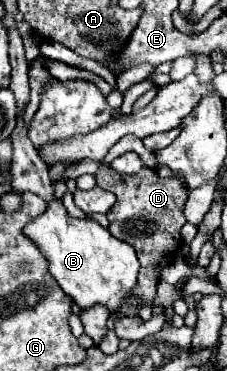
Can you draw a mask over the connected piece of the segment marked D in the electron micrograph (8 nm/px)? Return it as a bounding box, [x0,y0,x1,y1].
[95,166,187,302]

